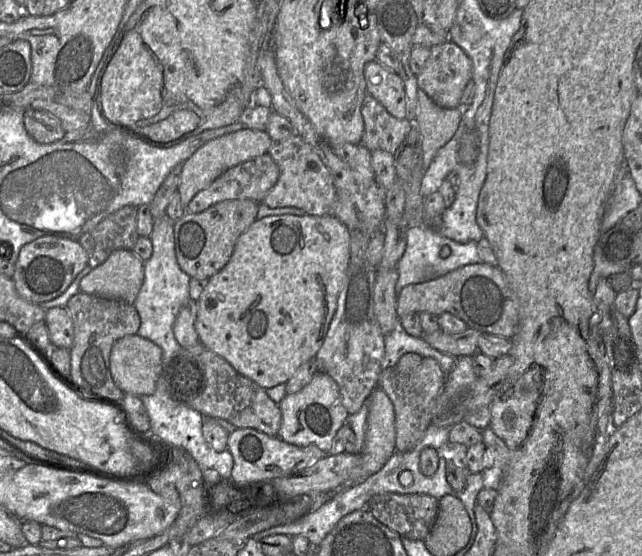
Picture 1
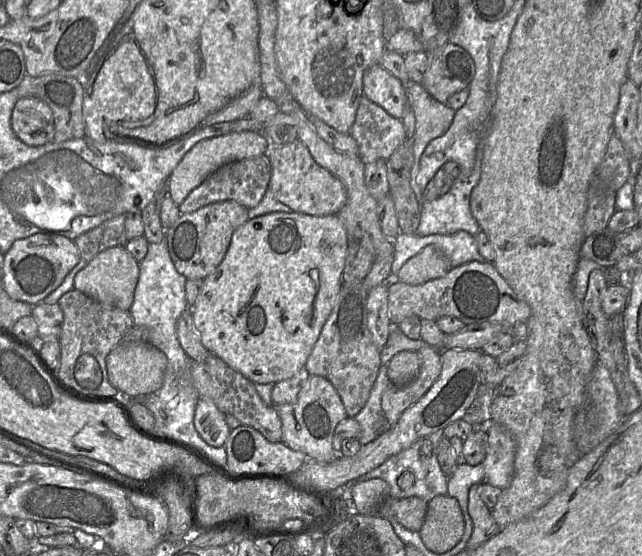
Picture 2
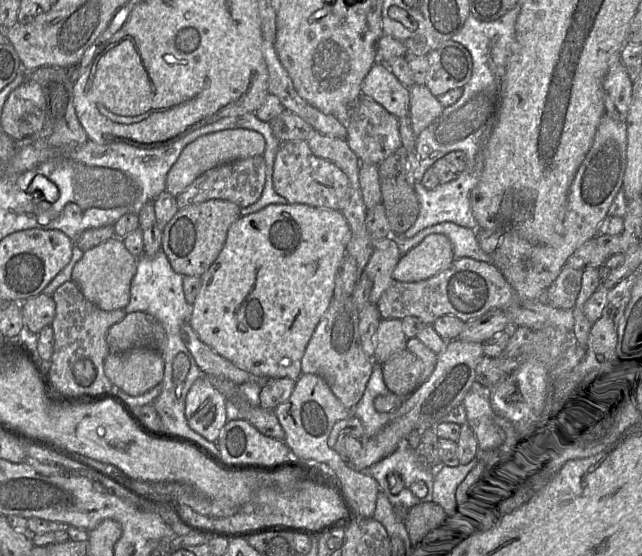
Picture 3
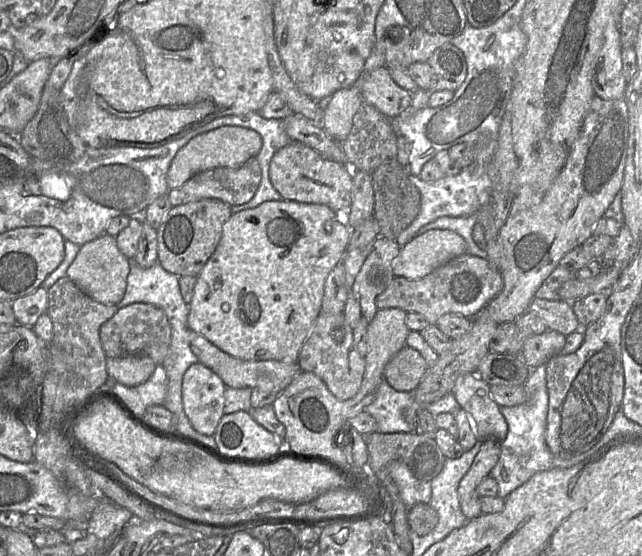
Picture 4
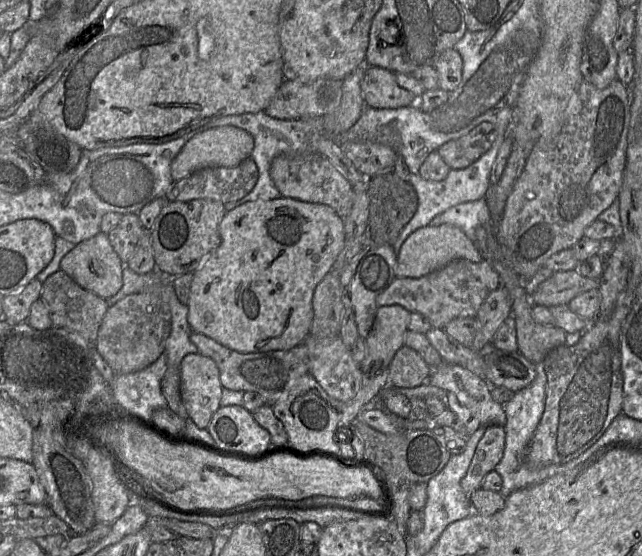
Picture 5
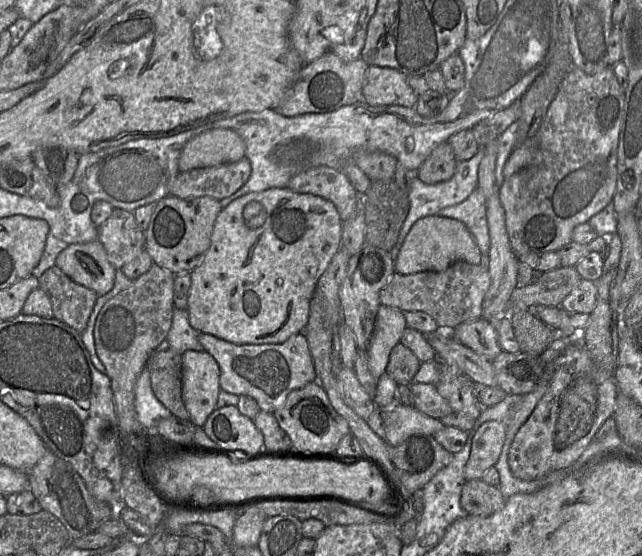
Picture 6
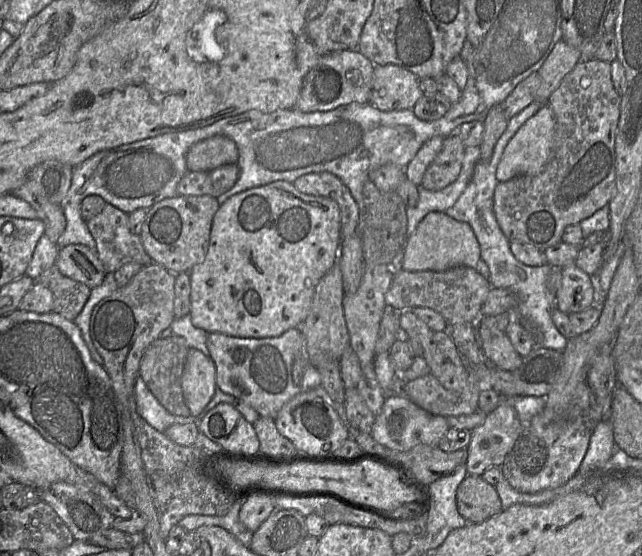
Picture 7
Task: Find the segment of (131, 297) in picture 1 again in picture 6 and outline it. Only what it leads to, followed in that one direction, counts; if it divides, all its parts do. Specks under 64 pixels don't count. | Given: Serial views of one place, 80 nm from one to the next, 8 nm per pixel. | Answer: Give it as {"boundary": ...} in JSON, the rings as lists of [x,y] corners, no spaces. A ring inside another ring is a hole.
{"boundary":[[[98,239],[91,242],[70,244],[57,256],[56,265],[71,280],[92,289],[98,296],[109,292],[115,283],[117,269],[109,261],[107,252]]]}

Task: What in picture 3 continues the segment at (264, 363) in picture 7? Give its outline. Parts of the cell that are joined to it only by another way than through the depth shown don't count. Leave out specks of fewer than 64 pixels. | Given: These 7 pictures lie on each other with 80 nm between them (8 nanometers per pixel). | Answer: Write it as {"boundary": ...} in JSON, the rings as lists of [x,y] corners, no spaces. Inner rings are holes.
{"boundary":[[[185,321],[181,326],[180,335],[202,375],[223,377],[237,385],[255,380],[249,372],[238,368],[203,343],[188,321]]]}

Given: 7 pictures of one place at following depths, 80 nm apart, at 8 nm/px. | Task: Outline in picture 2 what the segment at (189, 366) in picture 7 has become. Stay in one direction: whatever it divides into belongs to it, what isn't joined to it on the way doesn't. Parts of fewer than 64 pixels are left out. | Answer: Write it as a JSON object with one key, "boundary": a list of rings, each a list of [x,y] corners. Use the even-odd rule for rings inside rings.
{"boundary":[[[198,399],[193,422],[195,429],[207,444],[213,447],[224,447],[230,429],[225,415],[210,399]]]}

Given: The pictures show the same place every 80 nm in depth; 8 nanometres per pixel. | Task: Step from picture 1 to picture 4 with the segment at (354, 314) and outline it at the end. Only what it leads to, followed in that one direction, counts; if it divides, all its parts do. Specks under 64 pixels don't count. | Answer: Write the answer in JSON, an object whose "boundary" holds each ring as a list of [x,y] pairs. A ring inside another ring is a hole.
{"boundary":[[[344,312],[320,313],[299,352],[298,365],[301,371],[319,377],[338,400],[351,399],[358,393],[365,374],[365,358],[354,348],[353,328],[345,321]]]}

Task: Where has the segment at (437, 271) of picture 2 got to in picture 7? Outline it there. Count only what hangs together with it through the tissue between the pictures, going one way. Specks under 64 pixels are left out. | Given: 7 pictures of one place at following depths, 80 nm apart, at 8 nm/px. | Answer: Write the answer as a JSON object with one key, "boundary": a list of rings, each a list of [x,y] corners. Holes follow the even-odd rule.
{"boundary":[[[429,212],[406,239],[403,249],[403,271],[443,271],[455,266],[475,268],[481,259],[480,247],[471,226],[444,212]]]}

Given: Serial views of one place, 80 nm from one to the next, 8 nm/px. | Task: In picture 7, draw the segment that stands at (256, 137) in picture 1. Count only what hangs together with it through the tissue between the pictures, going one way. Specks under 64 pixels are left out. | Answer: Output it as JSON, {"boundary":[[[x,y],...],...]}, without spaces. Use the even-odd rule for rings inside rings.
{"boundary":[[[215,135],[193,144],[186,153],[188,171],[211,171],[235,164],[239,158],[236,143],[223,135]]]}

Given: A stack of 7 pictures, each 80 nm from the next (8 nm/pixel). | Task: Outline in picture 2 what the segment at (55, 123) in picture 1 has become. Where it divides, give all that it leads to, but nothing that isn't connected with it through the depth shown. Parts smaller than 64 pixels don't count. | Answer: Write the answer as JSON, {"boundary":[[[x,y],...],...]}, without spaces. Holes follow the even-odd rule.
{"boundary":[[[20,98],[16,102],[11,127],[16,136],[29,146],[54,142],[55,126],[51,109],[39,98]]]}

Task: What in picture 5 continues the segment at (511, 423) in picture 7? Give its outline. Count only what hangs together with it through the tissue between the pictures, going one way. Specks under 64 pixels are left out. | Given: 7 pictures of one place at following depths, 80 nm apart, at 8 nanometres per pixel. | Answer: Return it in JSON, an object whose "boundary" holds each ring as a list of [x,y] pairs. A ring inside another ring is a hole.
{"boundary":[[[489,425],[480,438],[471,463],[461,480],[461,487],[469,495],[481,487],[485,475],[494,470],[503,456],[505,447],[505,428]]]}

